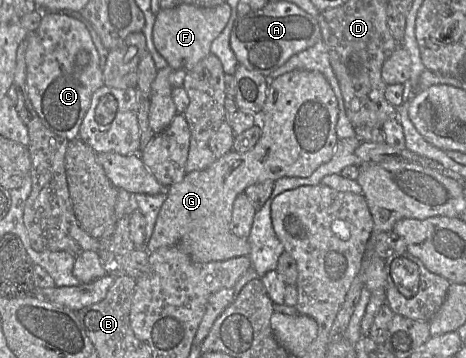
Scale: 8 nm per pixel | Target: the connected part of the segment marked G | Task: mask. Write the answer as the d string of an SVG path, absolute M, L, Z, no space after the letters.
M294 69L270 81L264 106L258 115L261 136L256 145L245 153L232 150L216 158L208 168L188 172L181 182L167 187L167 197L157 216L153 234L146 243L146 250L152 252L162 246L180 244L196 263L249 256L248 239L236 236L230 228L236 197L245 192L248 186L267 180L275 182L282 177L306 178L319 166L328 162L338 141L336 135L338 112L336 96L324 75L318 71Z

